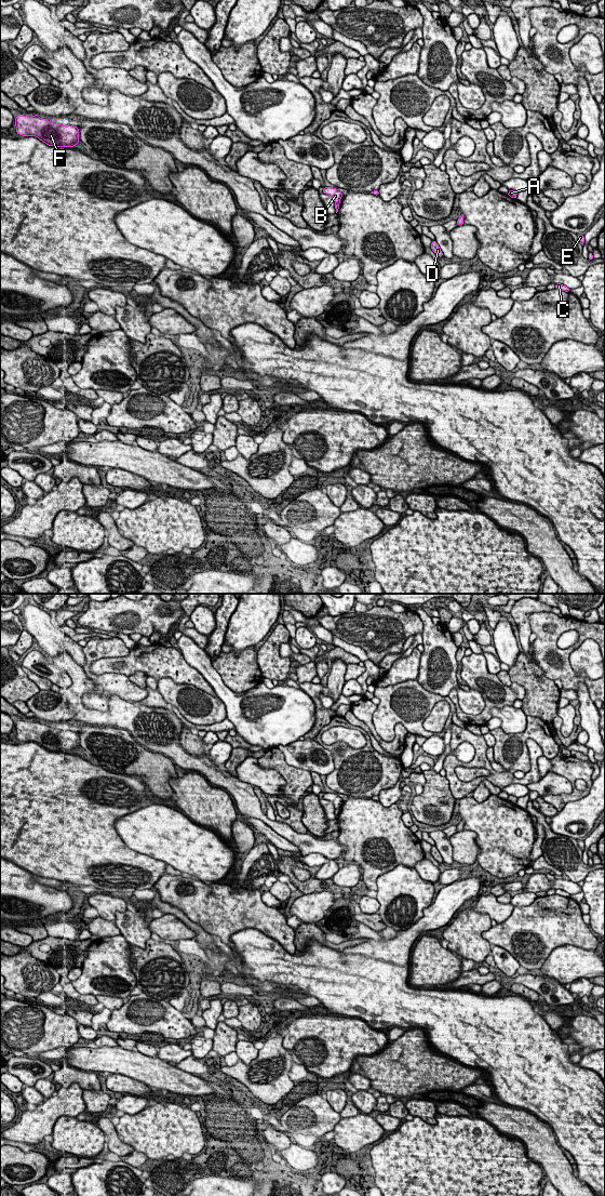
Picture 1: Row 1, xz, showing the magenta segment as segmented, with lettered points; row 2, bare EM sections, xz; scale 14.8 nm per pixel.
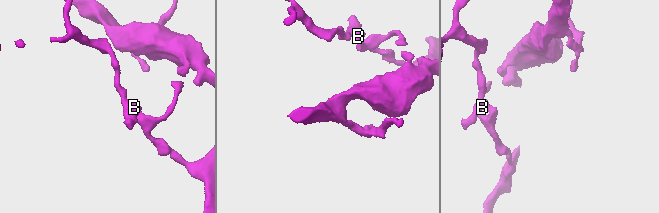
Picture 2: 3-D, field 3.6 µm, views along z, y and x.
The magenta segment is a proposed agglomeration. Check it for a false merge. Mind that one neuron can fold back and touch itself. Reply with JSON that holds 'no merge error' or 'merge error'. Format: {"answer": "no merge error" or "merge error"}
{"answer": "merge error"}

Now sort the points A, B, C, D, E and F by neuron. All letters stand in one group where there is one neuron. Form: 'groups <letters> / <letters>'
groups A C D E / B F

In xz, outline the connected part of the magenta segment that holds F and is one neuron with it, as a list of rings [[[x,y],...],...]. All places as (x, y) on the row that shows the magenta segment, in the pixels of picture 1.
[[[39,115],[15,117],[16,133],[23,136],[36,136],[49,146],[75,147],[79,143],[78,127],[54,123]]]

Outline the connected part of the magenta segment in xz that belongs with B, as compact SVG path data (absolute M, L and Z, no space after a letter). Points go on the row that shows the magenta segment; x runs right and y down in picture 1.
M324 187L322 192L331 196L334 199L335 203L339 203L342 197L342 192L333 187Z

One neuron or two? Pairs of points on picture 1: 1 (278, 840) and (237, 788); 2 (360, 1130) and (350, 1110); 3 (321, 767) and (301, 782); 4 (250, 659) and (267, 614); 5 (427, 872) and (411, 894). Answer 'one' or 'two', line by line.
1: two
2: two
3: two
4: two
5: one

